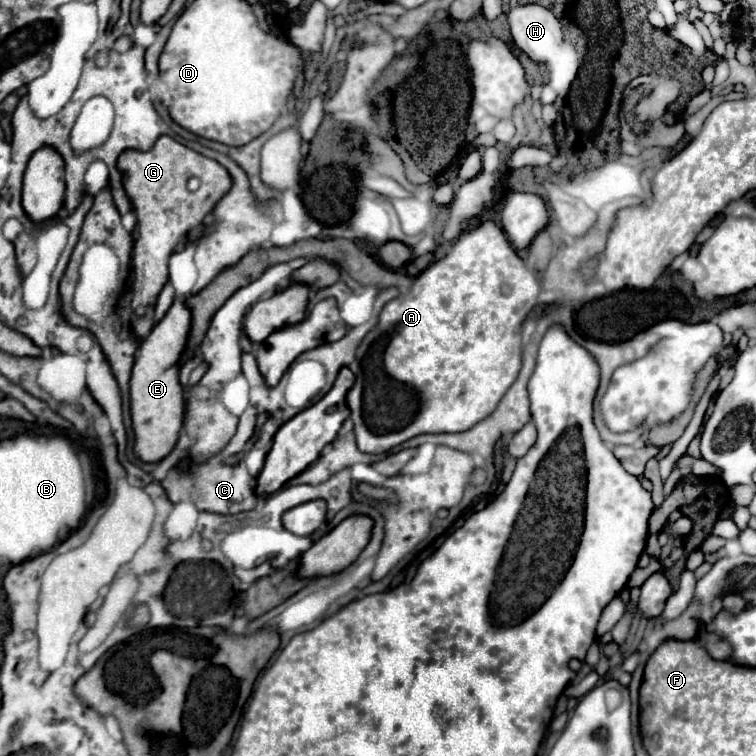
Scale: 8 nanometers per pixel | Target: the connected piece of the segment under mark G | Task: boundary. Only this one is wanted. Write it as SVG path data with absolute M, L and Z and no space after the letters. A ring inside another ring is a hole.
M161 136L147 152L125 150L117 160L117 168L123 174L123 188L137 214L135 244L131 252L131 312L135 312L139 306L155 306L159 292L167 284L171 254L185 246L187 232L199 226L217 200L231 188L231 176L221 164L179 144L171 136ZM193 176L201 180L201 186L195 192L187 188L187 180Z

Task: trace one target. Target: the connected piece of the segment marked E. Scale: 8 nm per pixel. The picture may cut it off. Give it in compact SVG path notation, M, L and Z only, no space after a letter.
M175 298L173 306L165 314L165 318L151 330L145 342L139 346L135 354L135 366L129 384L131 396L131 420L133 420L133 454L143 462L159 462L169 456L179 440L183 428L183 400L181 400L181 384L179 384L179 358L187 342L191 314L187 312L181 298Z

